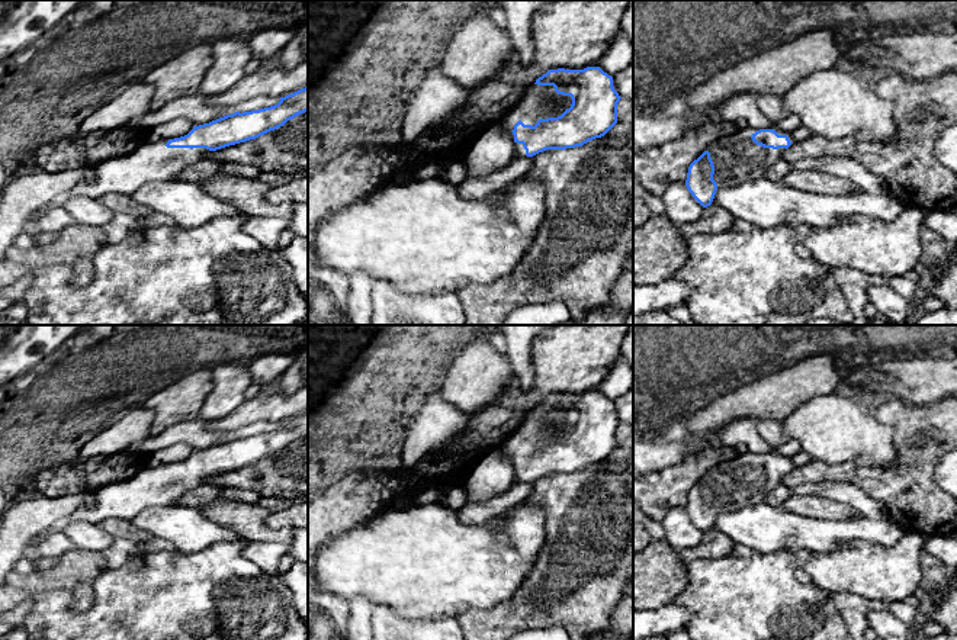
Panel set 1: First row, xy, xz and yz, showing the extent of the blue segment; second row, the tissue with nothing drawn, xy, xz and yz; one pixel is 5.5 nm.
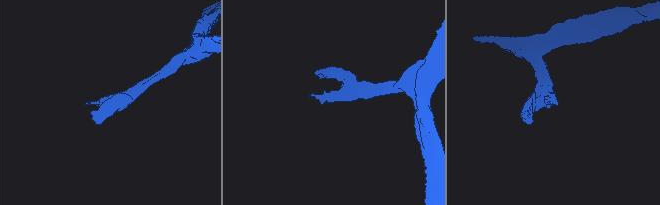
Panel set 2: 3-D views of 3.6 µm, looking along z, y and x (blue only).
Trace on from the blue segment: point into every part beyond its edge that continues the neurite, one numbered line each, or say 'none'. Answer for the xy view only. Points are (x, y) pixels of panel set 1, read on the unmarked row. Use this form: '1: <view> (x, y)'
1: xy (153, 486)

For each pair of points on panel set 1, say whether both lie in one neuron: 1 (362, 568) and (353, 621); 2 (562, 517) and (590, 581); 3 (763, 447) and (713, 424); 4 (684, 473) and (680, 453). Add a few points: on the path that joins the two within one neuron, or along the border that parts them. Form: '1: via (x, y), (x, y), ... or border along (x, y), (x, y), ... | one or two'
1: border along (349, 601), (365, 597), (372, 602) | two
2: via (578, 533), (588, 543), (588, 565) | one
3: border along (755, 420), (729, 421), (713, 434), (710, 447) | two
4: border along (689, 456), (678, 462) | two

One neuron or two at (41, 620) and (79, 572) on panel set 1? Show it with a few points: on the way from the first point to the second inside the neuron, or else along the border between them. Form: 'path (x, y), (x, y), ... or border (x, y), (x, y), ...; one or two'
border (71, 591), (45, 589), (37, 591), (31, 597); two

